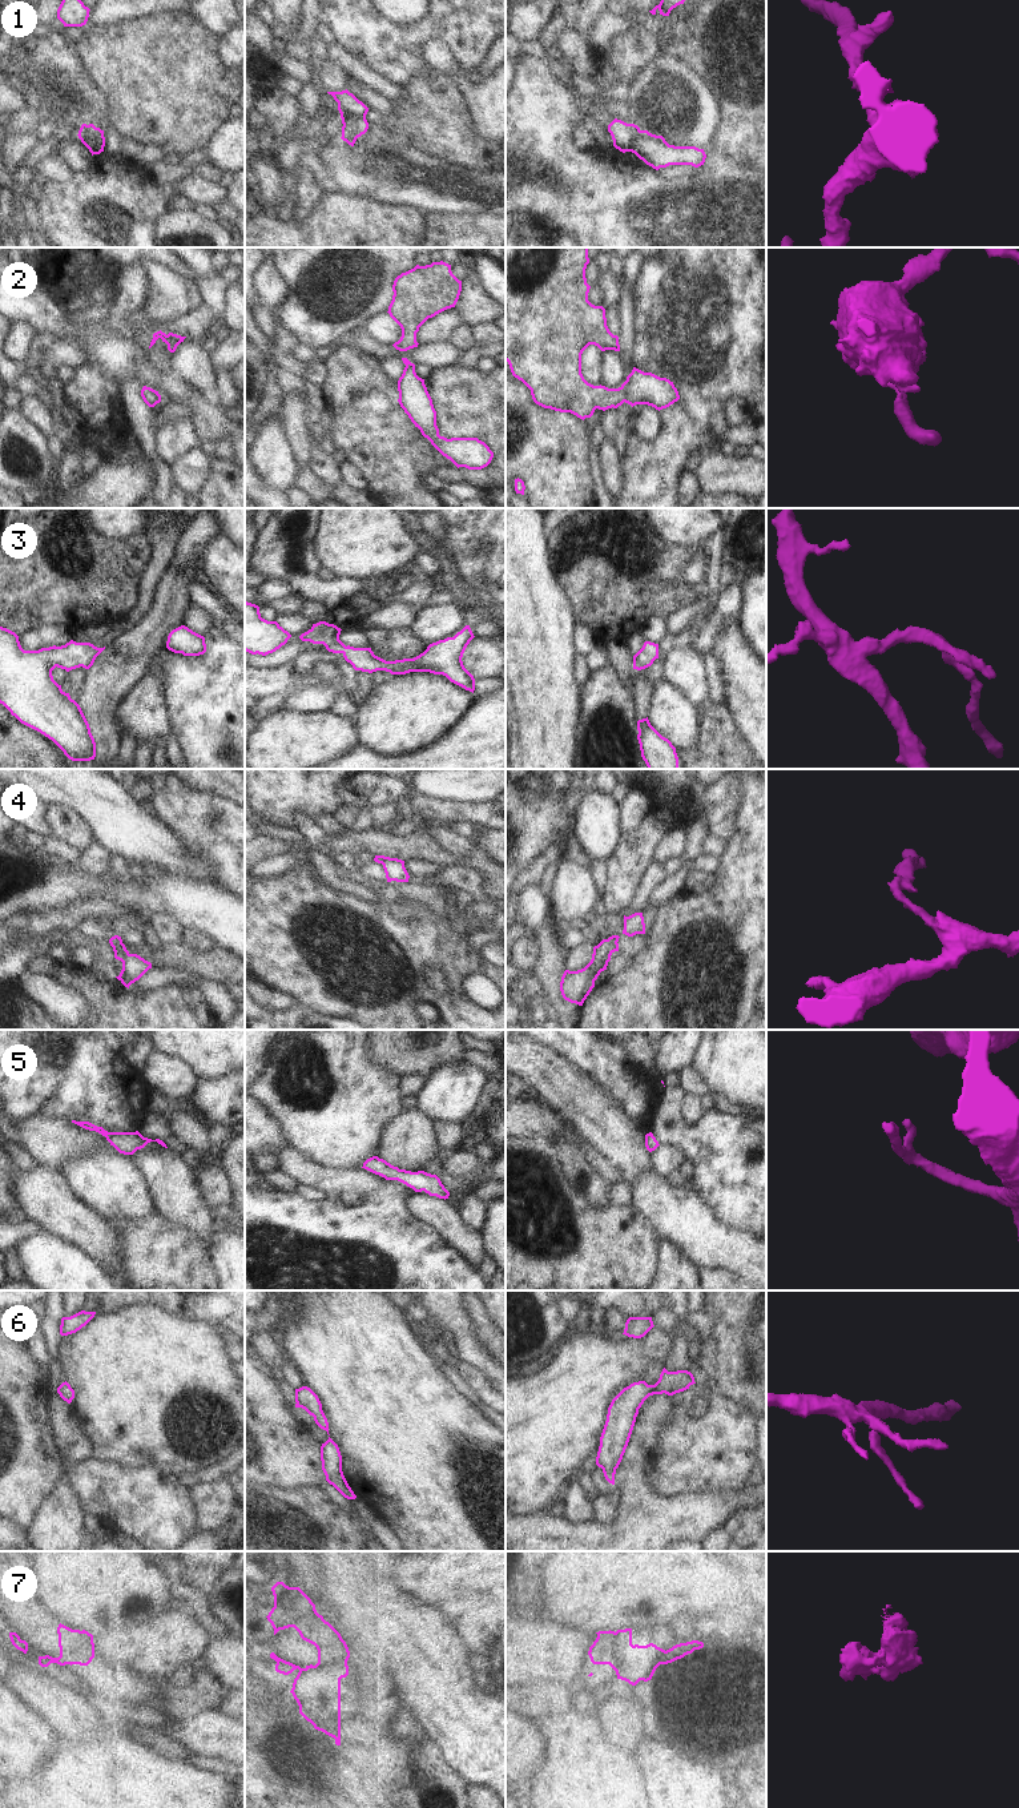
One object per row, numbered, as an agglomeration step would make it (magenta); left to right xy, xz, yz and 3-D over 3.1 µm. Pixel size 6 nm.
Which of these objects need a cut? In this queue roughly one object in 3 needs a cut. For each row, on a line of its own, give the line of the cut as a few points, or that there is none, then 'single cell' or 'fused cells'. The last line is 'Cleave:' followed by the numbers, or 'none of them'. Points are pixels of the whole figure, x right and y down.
1: xy (81, 139), (89, 139), (93, 144), (103, 147) | fused cells
2: no cut | single cell
3: no cut | single cell
4: xy (125, 947), (120, 959) | fused cells
5: no cut | single cell
6: no cut | single cell
7: xz (346, 1660), (306, 1668) | fused cells
Cleave: 1, 4, 7

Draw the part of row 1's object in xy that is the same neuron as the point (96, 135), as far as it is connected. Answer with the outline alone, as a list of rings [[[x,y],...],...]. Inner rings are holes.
[[[82,124],[77,136],[80,140],[90,138],[92,144],[98,148],[105,146],[104,130],[96,128],[93,124]]]

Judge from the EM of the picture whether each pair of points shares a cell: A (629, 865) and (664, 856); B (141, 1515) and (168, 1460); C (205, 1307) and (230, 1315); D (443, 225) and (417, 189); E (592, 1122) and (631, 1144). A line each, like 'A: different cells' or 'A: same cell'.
A: different cells
B: different cells
C: same cell
D: different cells
E: same cell

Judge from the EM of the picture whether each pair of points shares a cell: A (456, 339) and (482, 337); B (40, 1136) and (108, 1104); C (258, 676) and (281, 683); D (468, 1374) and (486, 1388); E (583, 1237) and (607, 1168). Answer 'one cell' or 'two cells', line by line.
A: two cells
B: two cells
C: one cell
D: one cell
E: two cells

